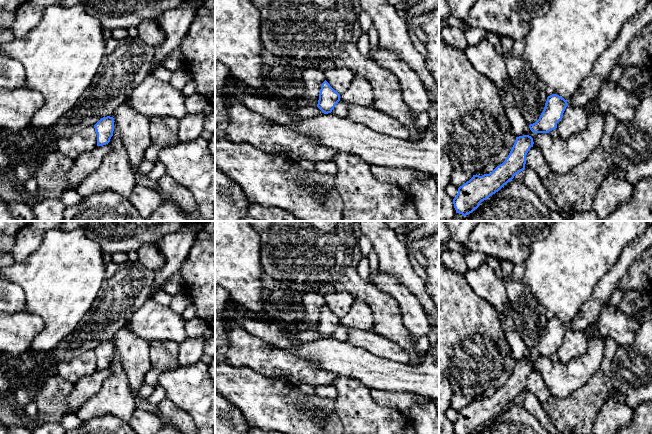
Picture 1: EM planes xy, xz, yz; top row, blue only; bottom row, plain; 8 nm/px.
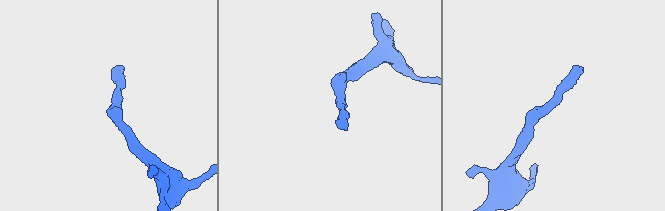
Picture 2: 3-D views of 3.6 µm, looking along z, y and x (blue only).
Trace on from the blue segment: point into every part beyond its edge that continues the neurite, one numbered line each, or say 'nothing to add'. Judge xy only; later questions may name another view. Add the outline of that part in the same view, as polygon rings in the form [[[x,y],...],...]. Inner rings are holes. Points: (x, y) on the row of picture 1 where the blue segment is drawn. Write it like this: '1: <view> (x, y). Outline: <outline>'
nothing to add

